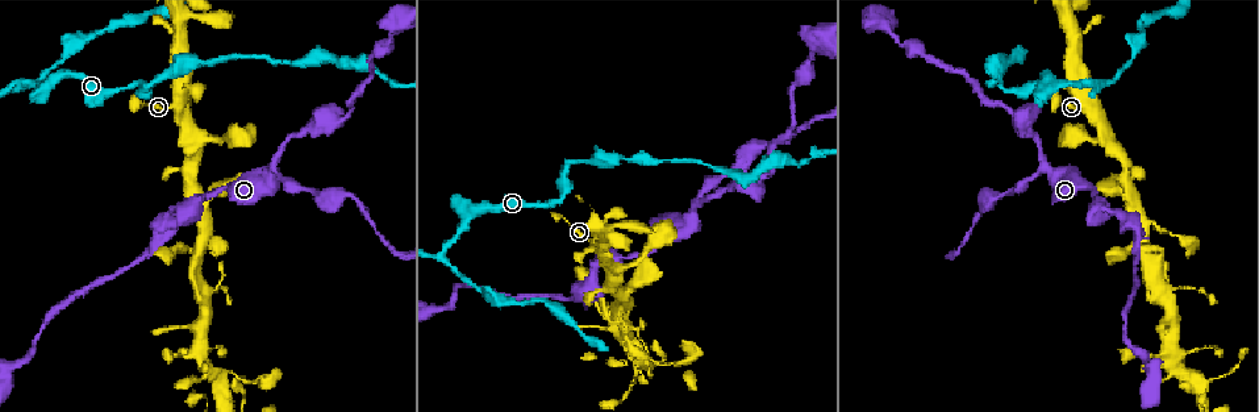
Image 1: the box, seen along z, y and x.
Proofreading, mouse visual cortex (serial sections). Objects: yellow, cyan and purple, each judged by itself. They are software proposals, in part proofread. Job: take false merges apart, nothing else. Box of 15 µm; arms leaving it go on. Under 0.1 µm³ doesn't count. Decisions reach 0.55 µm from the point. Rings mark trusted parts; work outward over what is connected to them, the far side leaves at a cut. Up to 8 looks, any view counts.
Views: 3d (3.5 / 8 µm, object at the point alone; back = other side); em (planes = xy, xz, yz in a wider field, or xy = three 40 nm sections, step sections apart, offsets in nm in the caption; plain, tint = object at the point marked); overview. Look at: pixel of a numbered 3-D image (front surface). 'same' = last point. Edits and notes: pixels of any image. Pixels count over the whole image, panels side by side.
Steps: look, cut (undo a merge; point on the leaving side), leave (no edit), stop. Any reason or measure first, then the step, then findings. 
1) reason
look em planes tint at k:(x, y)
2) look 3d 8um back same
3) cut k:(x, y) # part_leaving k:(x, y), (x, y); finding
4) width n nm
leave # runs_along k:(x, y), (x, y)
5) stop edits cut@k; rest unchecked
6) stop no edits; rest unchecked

abrupt turn
look em planes tint at 1:(569, 166)

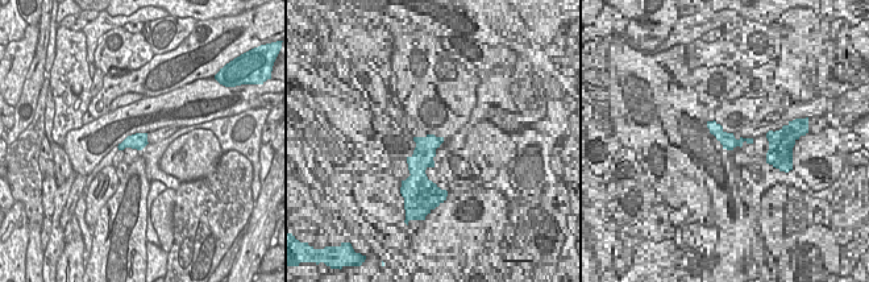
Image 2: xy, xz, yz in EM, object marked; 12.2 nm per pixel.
wider look
look 3d 3.5um same

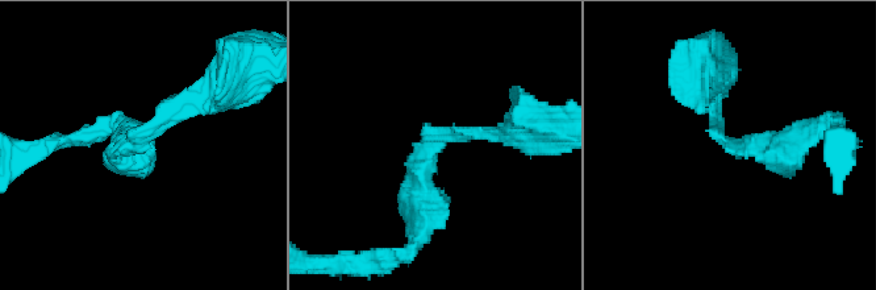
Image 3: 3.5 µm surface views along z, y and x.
leave # runs_along 3:(417, 228), (434, 141), (495, 133); all the same cell

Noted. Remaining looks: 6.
thin arm on a thick one
look 3d 3.5um at 1:(1050, 168)

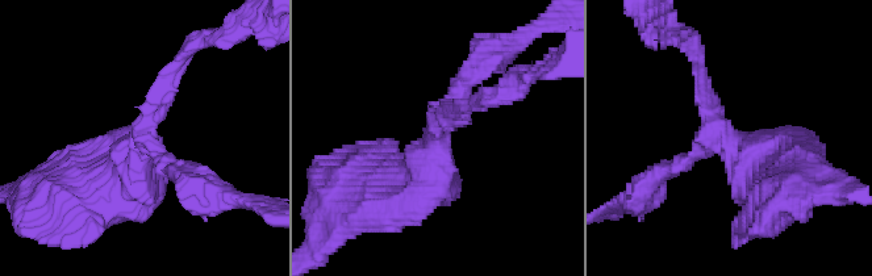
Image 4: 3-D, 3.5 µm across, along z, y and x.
arm_widths 200, 200, 700 nm
leave # runs_along 4:(784, 187), (722, 139), (700, 70); continuous, no second cell

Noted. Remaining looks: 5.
abrupt turn
look em xy step 2 tint at 1:(607, 218)

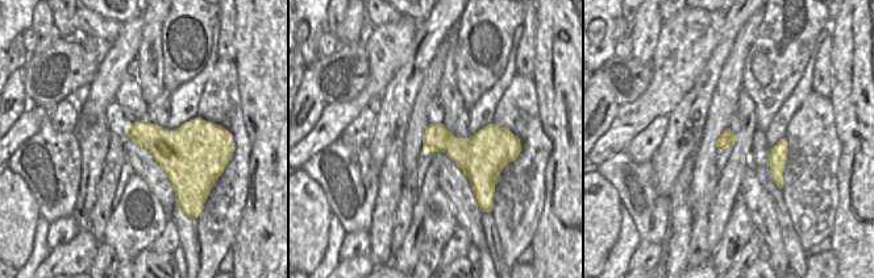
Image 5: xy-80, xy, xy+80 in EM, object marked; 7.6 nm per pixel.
wider look
look 3d 3.5um same

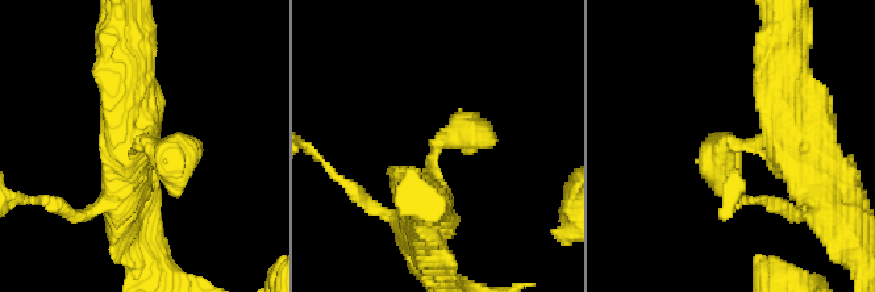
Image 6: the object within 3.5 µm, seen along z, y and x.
leave # runs_along 6:(423, 217), (436, 146), (471, 137); all the same cell

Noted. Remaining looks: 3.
stop no edits; rest unchecked

